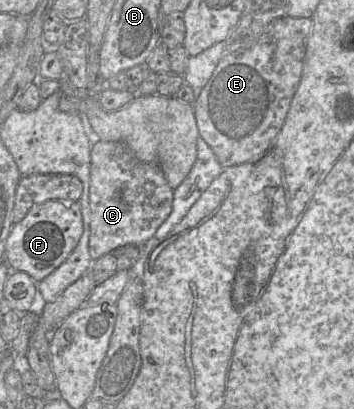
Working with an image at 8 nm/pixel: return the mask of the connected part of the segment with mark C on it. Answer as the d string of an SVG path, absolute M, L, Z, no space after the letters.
M99 141L91 147L90 238L93 261L129 244L151 239L172 211L174 190L157 164L142 162L123 142Z

